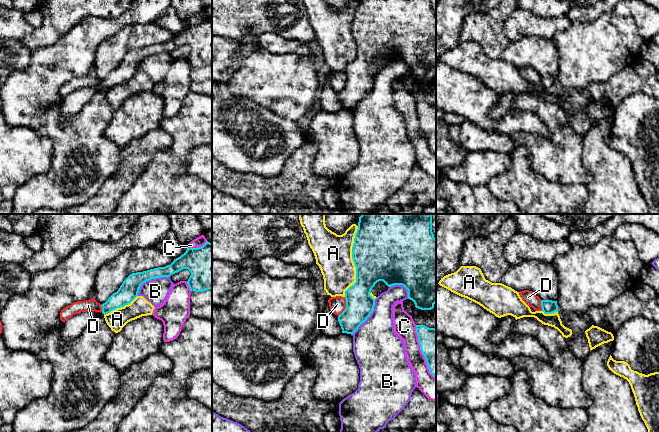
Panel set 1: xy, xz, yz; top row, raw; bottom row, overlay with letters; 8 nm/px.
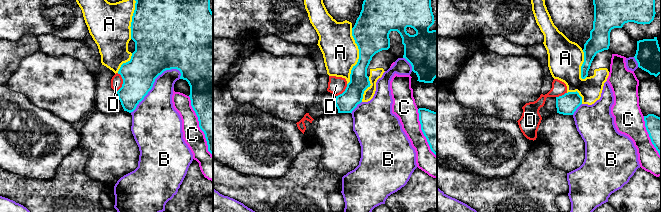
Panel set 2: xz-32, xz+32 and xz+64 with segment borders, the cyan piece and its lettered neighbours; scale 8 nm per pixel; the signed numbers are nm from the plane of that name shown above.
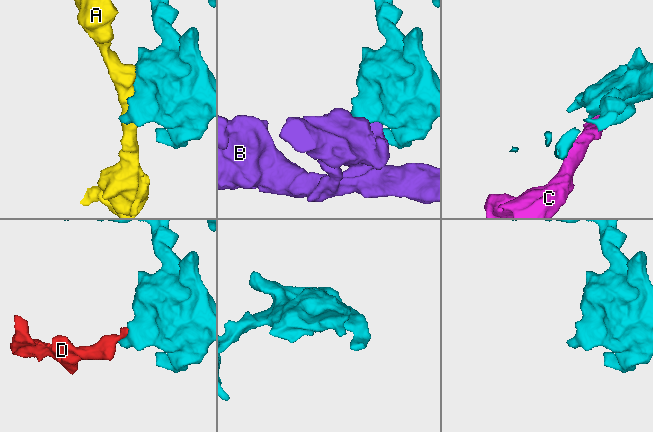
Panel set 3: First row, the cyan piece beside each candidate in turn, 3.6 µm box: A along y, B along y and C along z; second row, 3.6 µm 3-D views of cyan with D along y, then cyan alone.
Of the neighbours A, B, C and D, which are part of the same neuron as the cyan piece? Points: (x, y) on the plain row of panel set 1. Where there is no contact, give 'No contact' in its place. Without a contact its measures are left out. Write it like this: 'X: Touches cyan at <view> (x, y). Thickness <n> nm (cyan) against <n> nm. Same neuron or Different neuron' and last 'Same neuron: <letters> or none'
A: Touches cyan at xz (353, 37). Thickness 460 nm (cyan) against 300 nm. Different neuron
B: Touches cyan at xy (150, 55). Thickness 160 nm (cyan) against 200 nm. Different neuron
C: Touches cyan at xz (421, 127). Thickness 260 nm (cyan) against 180 nm. Different neuron
D: Touches cyan at xz (346, 83). Thickness 220 nm (cyan) against 130 nm. Different neuron
Same neuron: none

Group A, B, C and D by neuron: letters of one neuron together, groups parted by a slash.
A / B / C / D

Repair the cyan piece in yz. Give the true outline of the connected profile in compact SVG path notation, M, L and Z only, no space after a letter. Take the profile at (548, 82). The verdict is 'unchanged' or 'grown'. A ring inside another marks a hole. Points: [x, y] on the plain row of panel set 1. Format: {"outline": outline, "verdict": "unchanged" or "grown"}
{"outline": "M541 76L541 83L545 90L553 90L558 87L557 77Z", "verdict": "unchanged"}

